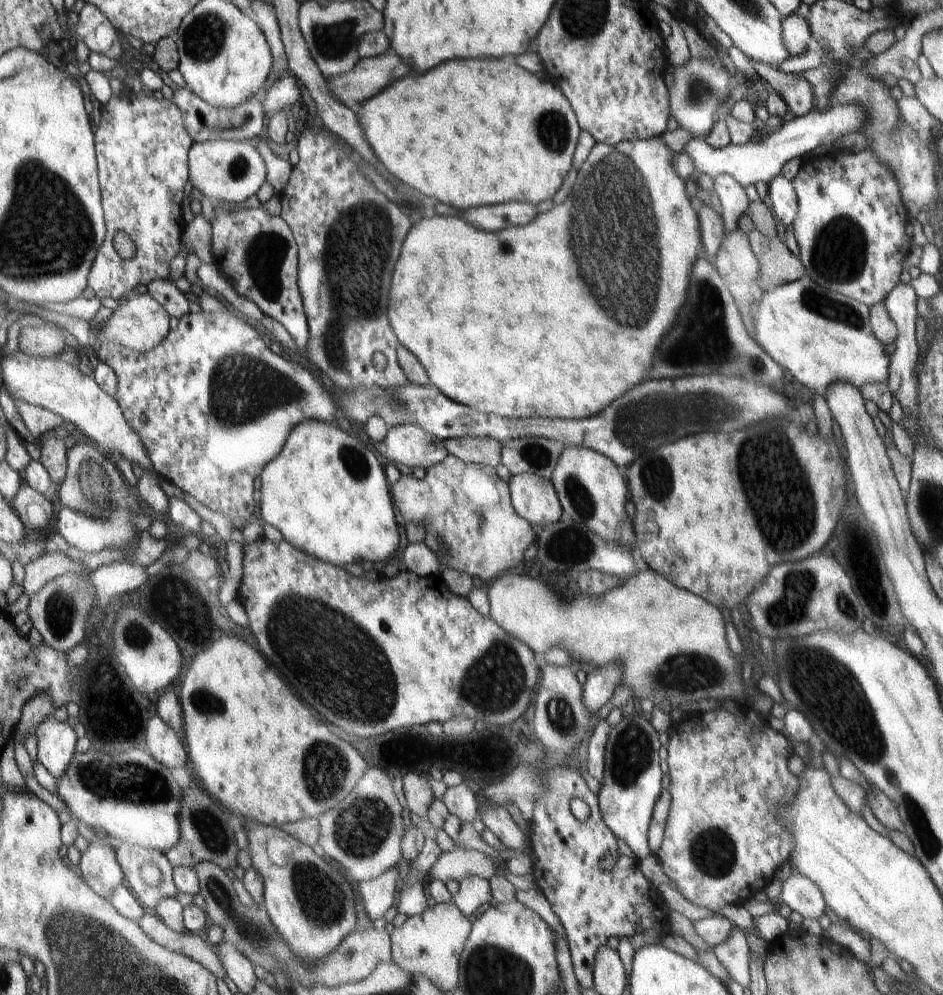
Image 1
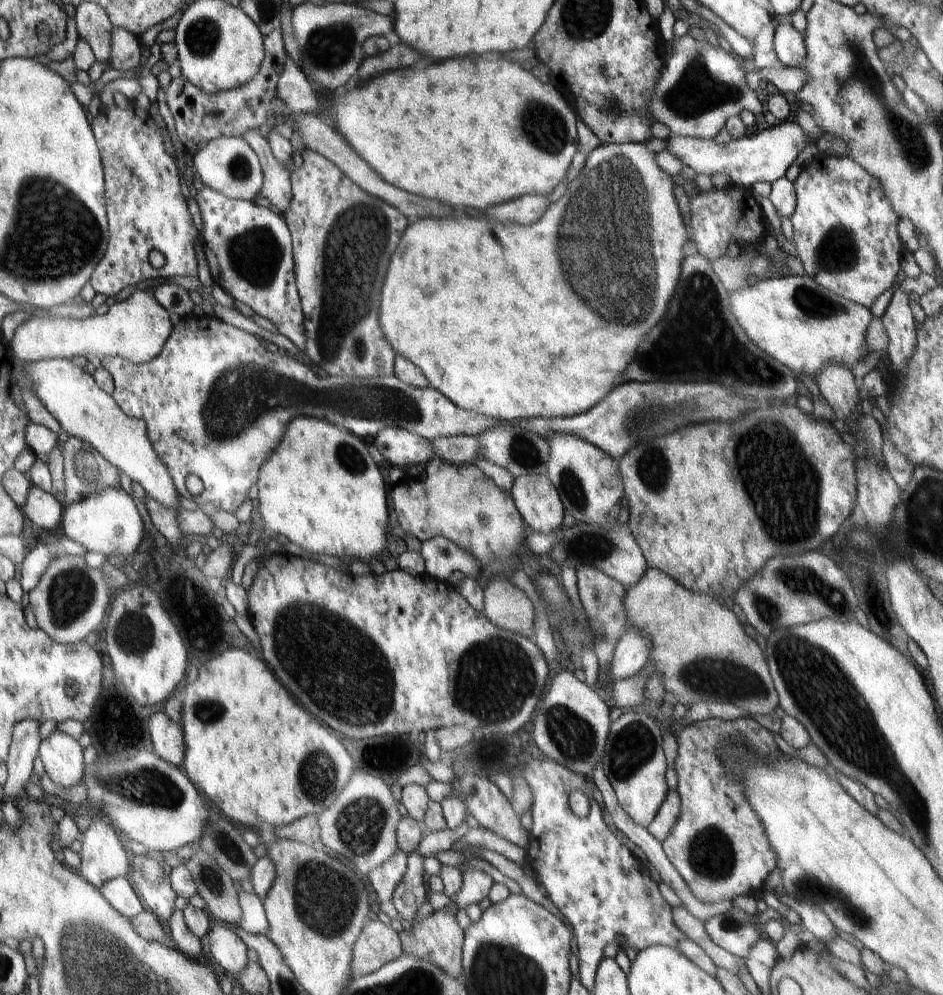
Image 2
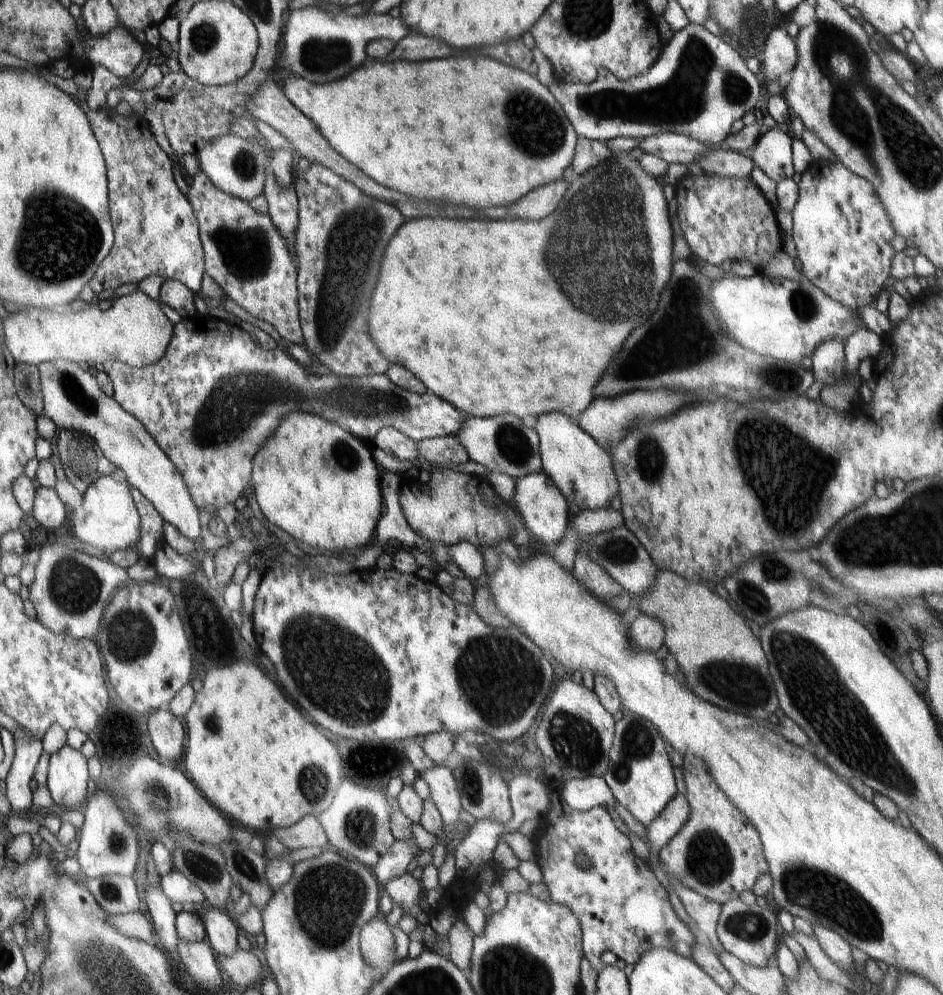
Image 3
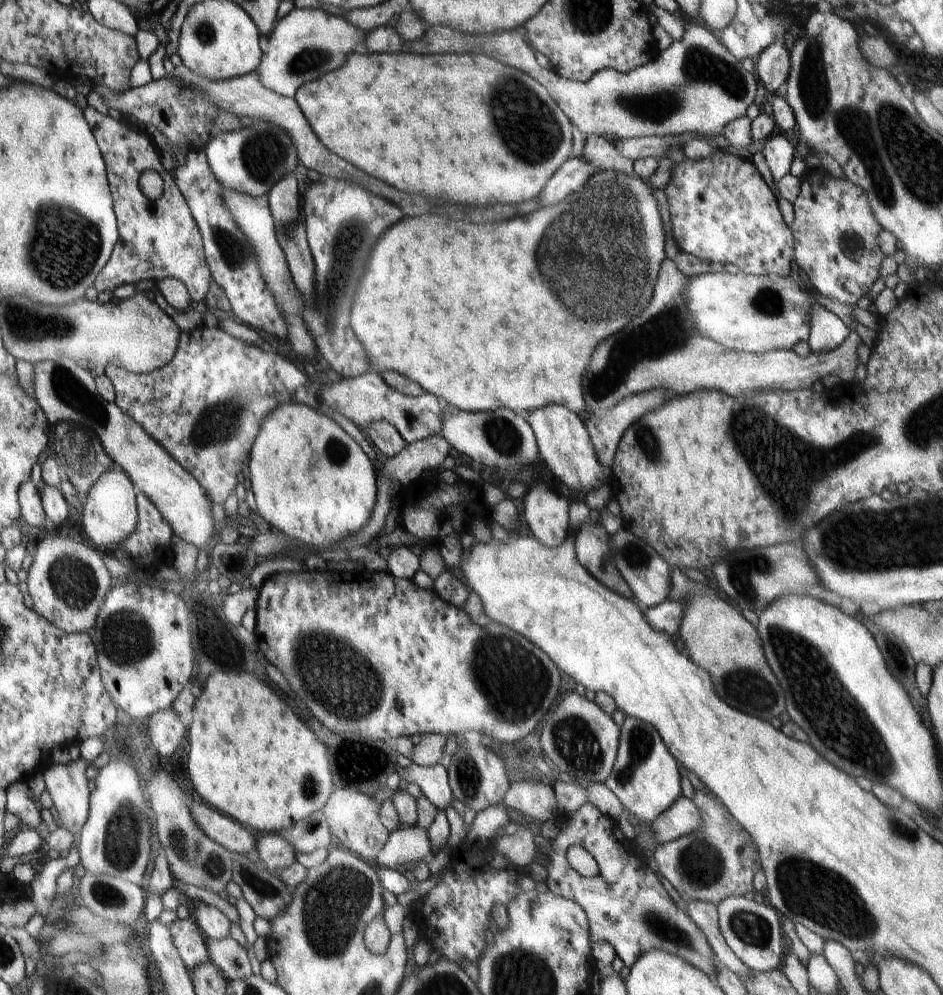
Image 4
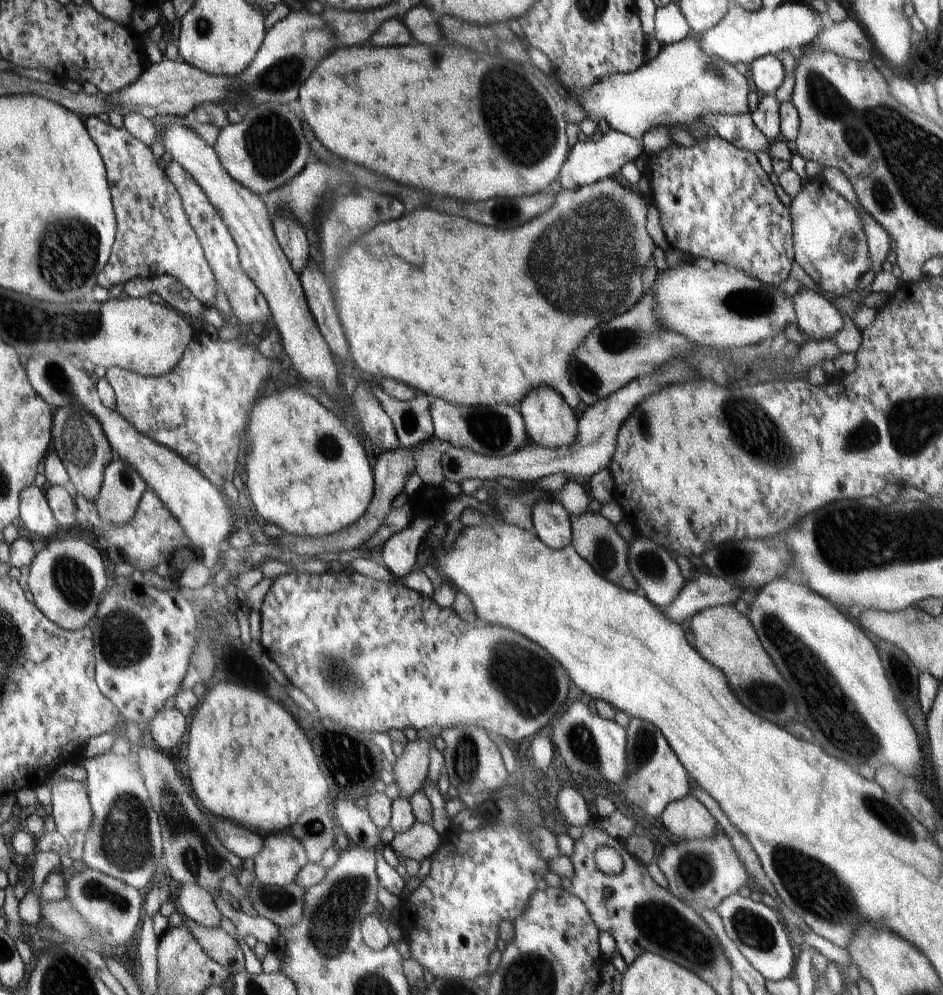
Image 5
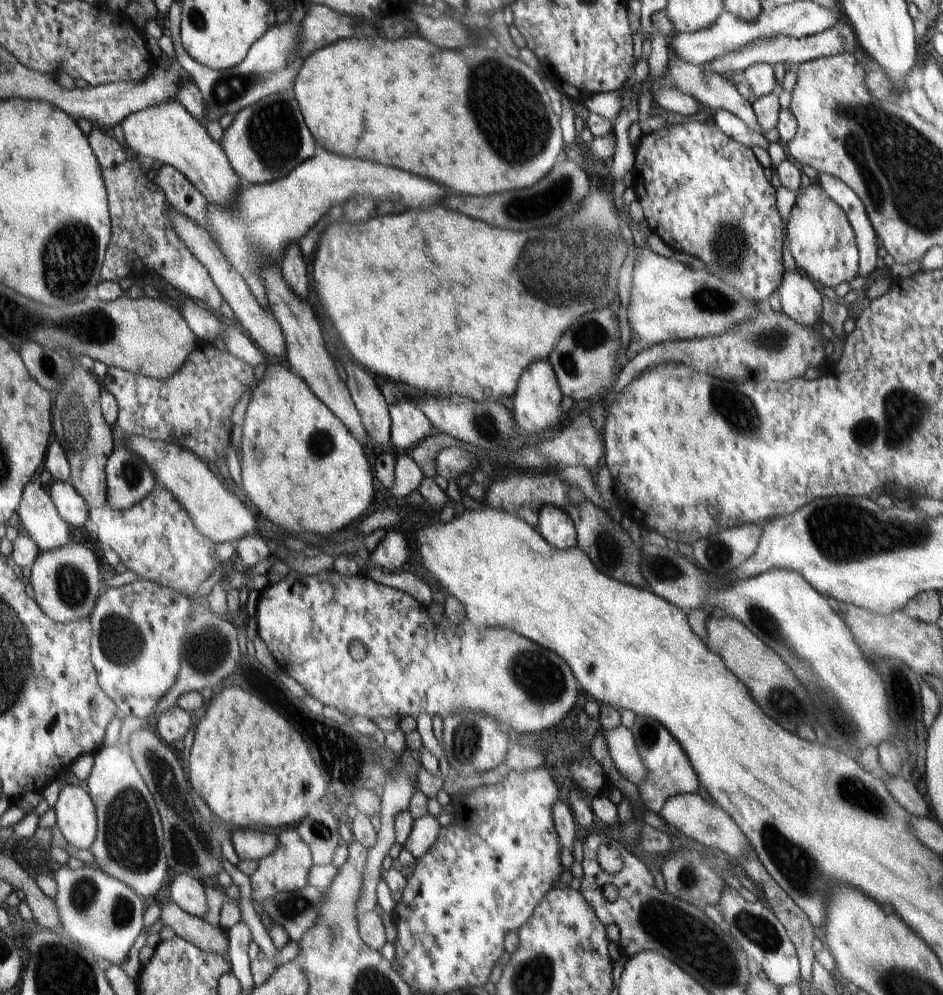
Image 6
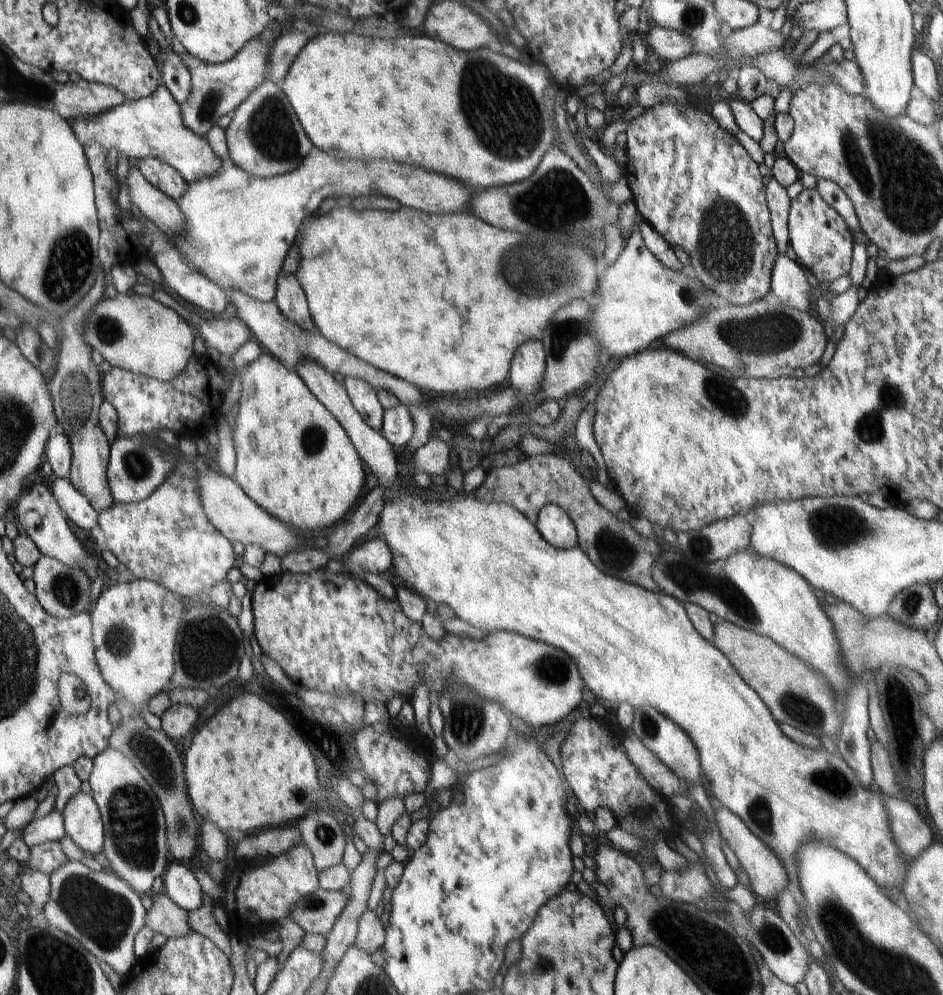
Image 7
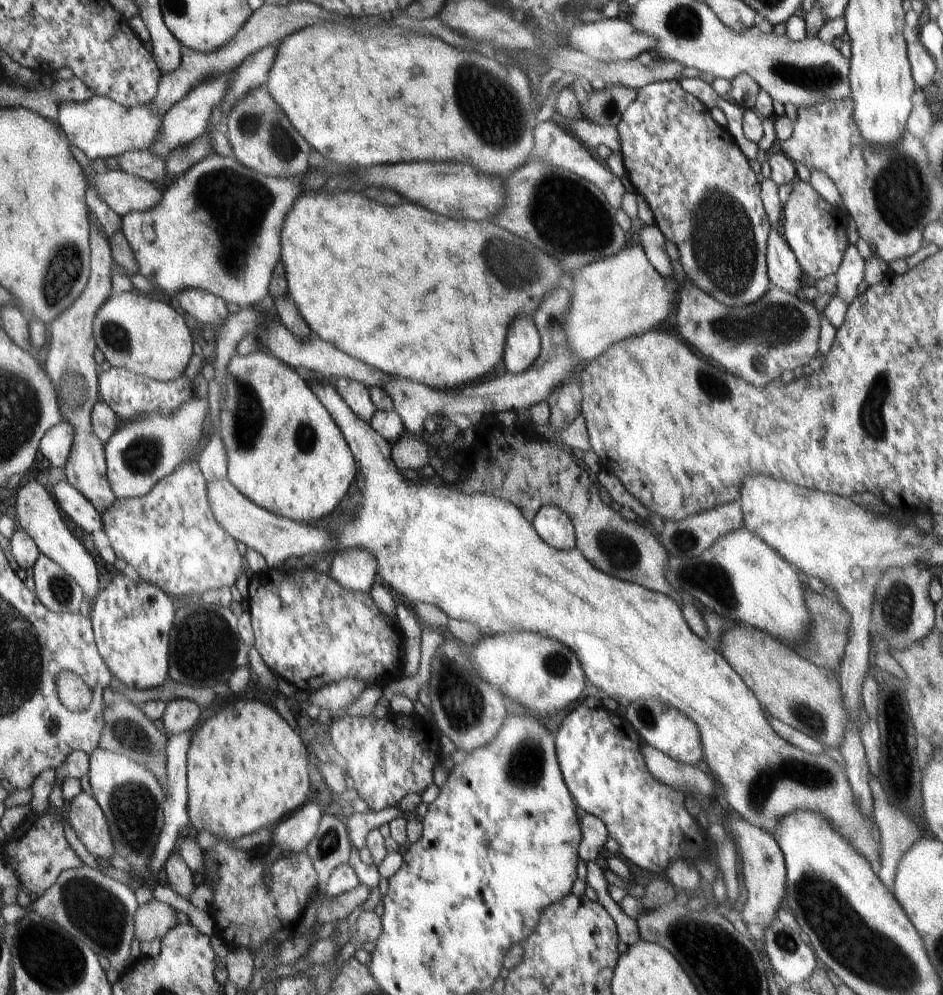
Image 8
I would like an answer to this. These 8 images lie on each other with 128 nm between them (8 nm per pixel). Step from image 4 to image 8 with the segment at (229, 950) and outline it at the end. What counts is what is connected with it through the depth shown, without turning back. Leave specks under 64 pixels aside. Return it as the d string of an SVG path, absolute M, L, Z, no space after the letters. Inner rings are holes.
M154 898L148 904L139 906L134 915L134 940L142 943L164 938L176 924L175 910Z

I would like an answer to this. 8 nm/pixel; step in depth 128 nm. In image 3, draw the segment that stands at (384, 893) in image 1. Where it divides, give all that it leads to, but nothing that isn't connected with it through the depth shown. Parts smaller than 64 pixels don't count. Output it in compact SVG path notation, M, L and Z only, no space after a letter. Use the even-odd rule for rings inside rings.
M395 840L388 854L385 854L372 870L379 887L386 886L392 878L402 876L408 870L408 864L412 862L416 854L417 845L414 841Z

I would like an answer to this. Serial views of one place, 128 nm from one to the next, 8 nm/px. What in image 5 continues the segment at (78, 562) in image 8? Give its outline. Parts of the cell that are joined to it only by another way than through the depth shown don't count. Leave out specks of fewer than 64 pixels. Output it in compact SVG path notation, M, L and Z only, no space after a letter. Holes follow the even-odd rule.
M35 484L19 493L19 520L41 538L32 541L35 553L45 548L51 538L59 537L58 530L62 530L56 526L56 519L46 502L44 492Z

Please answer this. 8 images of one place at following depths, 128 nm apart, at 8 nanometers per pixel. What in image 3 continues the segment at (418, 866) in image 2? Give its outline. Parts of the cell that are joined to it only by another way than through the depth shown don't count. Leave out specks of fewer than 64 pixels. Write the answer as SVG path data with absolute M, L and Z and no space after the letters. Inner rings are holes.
M407 871L398 878L392 878L382 889L388 893L394 904L398 904L403 909L404 916L416 919L421 910L419 900L423 892L414 874Z

